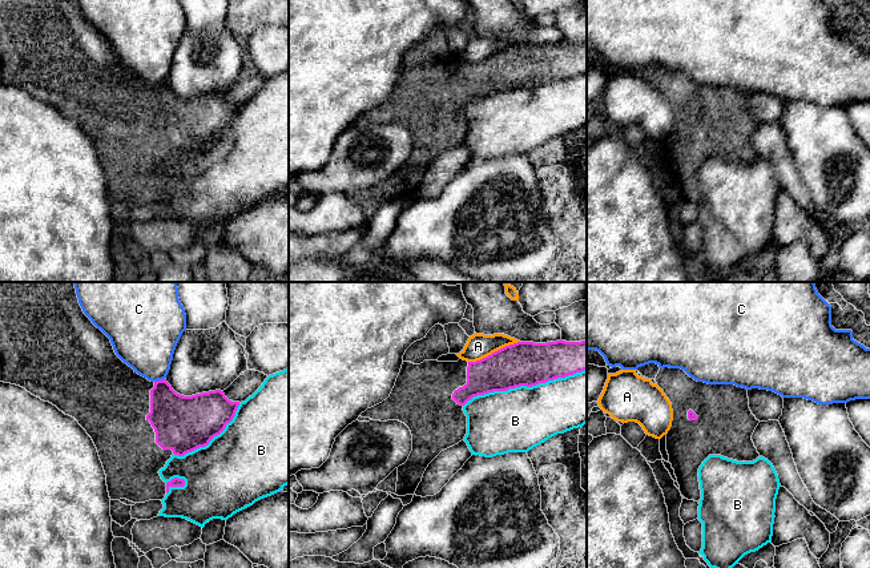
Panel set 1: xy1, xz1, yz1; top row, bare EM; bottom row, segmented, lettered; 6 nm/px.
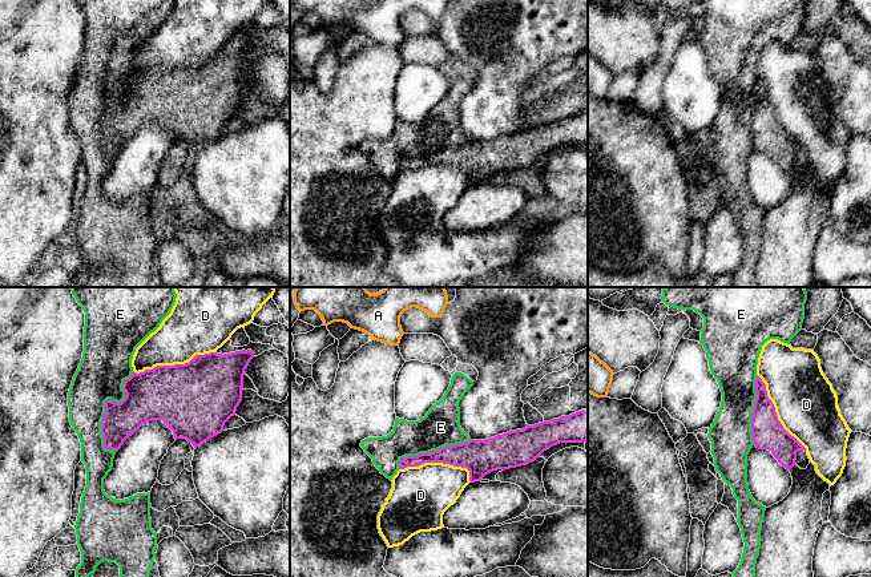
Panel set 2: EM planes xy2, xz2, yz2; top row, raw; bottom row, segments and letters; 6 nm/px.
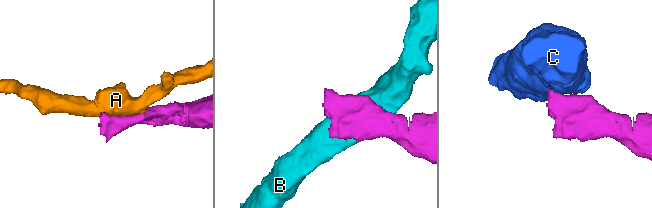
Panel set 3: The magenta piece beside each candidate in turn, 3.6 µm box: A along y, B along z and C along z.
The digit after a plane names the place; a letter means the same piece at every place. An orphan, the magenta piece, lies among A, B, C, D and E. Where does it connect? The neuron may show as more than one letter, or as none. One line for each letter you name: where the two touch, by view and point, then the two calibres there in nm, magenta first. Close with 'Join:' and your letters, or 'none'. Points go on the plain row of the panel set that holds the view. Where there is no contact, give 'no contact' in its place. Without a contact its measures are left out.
Join: none

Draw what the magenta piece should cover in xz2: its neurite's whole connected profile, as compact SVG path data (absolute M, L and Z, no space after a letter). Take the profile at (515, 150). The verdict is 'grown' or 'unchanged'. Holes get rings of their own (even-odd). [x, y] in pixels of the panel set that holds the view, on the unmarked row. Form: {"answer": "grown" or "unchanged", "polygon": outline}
{"answer": "unchanged", "polygon": "M588 113L527 128L485 142L469 142L430 156L406 158L400 161L399 172L424 165L443 165L467 170L469 183L475 185L493 173L527 168L560 145L582 144L588 144Z"}

